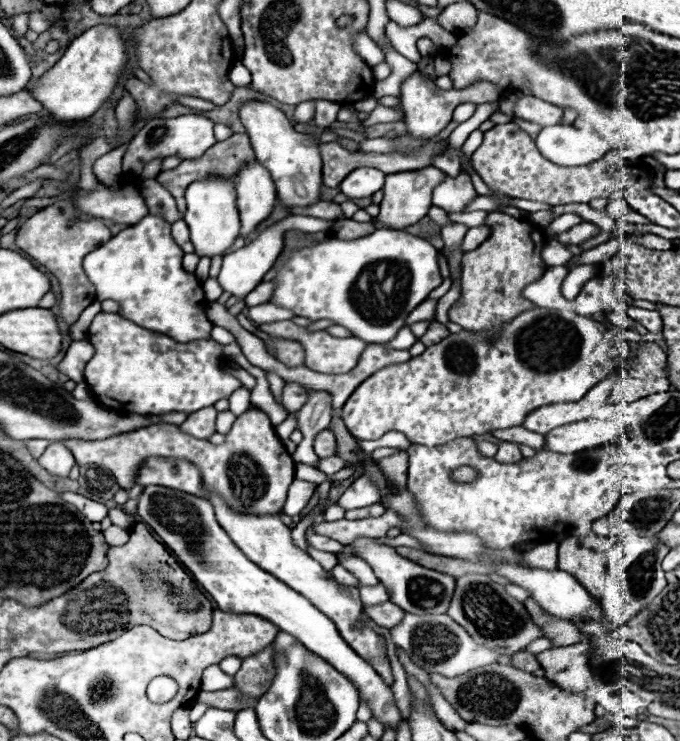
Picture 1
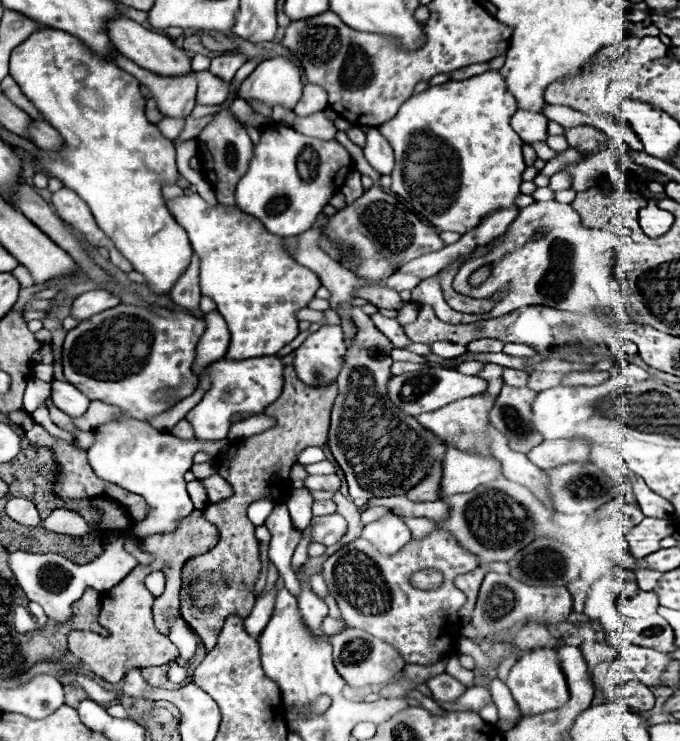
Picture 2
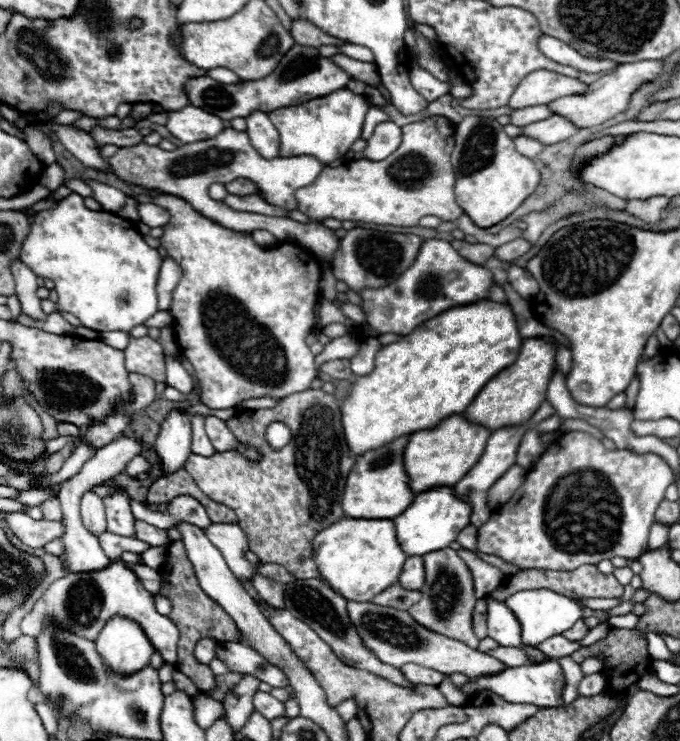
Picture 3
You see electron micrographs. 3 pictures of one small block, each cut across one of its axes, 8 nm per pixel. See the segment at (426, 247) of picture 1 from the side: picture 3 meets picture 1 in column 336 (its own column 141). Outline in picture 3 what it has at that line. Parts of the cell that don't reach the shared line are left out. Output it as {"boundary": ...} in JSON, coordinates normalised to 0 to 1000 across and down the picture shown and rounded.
{"boundary":[[[103,262],[100,267],[88,270],[82,281],[53,286],[41,324],[35,324],[29,351],[35,351],[35,356],[50,370],[74,375],[82,383],[79,391],[85,397],[85,418],[109,424],[121,435],[121,440],[132,445],[141,448],[176,445],[188,451],[197,440],[212,437],[221,426],[232,421],[229,381],[238,359],[232,337],[221,335],[209,324],[197,300],[176,294],[171,289],[129,283],[115,262]]]}

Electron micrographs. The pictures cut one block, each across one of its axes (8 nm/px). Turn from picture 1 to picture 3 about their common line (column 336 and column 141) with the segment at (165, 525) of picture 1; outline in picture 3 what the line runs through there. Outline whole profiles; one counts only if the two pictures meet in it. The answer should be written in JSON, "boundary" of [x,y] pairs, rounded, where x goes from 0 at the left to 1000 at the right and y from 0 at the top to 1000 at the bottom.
{"boundary":[[[165,834],[141,864],[141,877],[165,910],[191,912],[218,899],[224,869],[206,845],[188,834]]]}

